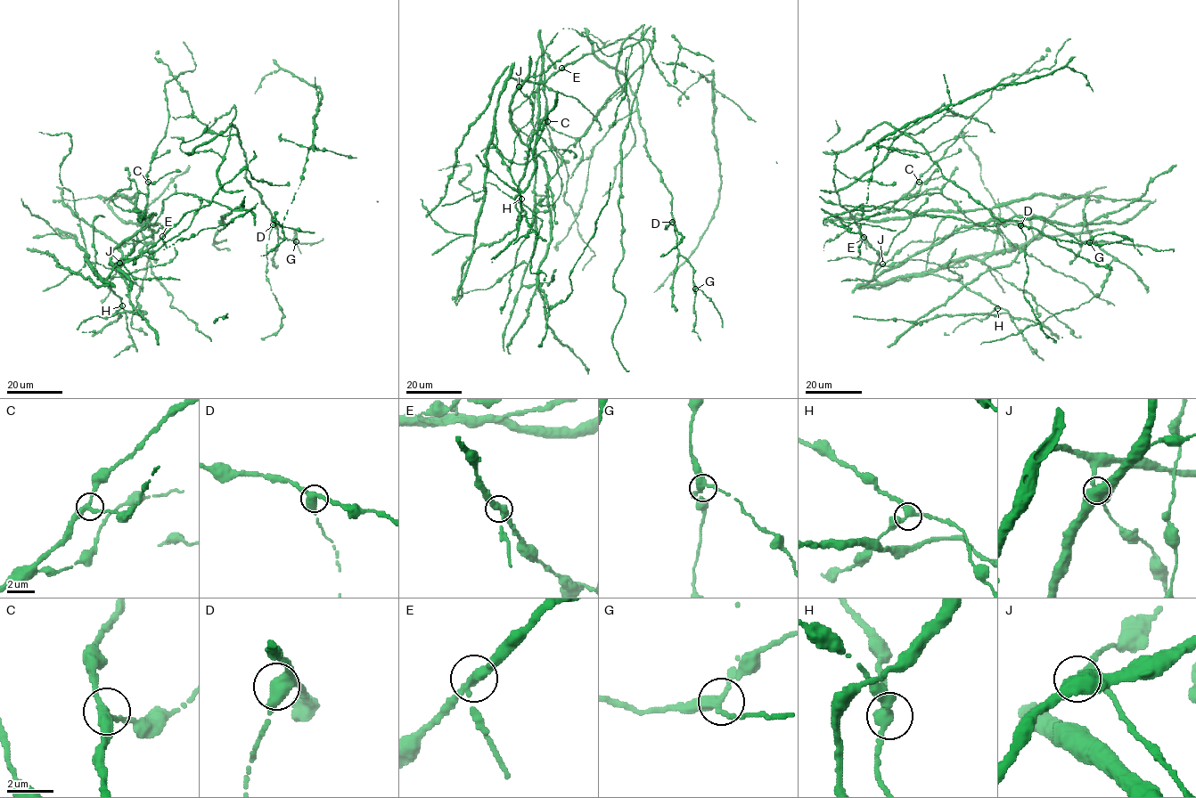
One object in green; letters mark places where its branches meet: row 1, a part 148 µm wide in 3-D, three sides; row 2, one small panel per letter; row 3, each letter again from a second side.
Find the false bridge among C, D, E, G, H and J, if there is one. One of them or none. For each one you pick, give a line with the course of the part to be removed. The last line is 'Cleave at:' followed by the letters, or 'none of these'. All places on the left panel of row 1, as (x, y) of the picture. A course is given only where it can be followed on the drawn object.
Cleave at: none of these

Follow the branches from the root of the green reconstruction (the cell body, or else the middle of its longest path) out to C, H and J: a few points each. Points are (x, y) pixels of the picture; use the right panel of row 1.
C: (1081, 197), (1031, 195), (988, 208), (927, 211), (879, 221), (865, 218), (886, 213), (919, 182)
H: (1081, 197), (1085, 223), (988, 220), (872, 279), (882, 265), (874, 269), (879, 282), (959, 280), (997, 308)
J: (1081, 197), (1086, 199), (1085, 223), (1061, 225), (1028, 215), (988, 220), (954, 230), (872, 279), (882, 264)

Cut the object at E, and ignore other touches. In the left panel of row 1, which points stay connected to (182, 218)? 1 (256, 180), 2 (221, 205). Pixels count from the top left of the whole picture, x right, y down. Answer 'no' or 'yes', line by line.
1: yes
2: no

